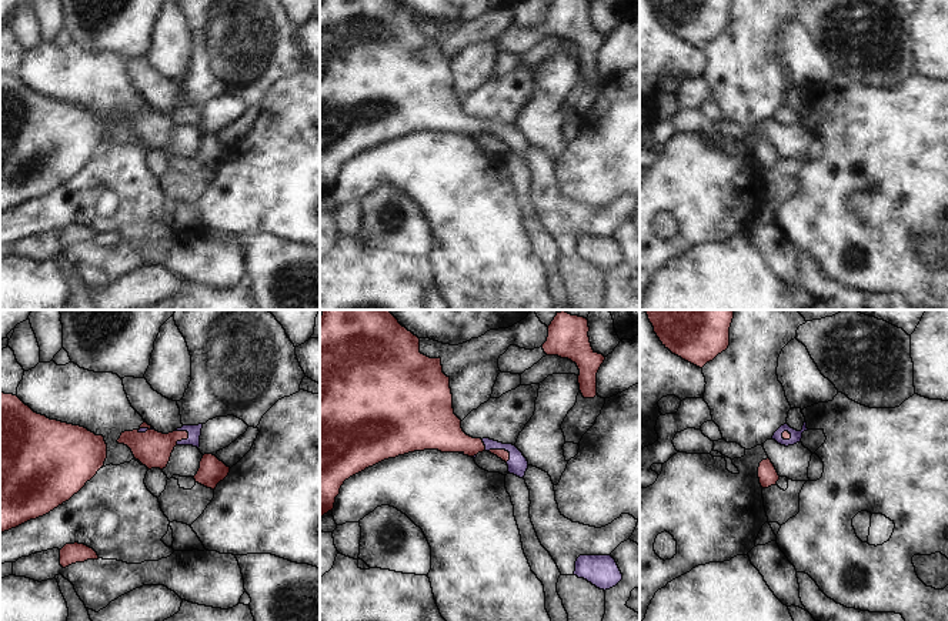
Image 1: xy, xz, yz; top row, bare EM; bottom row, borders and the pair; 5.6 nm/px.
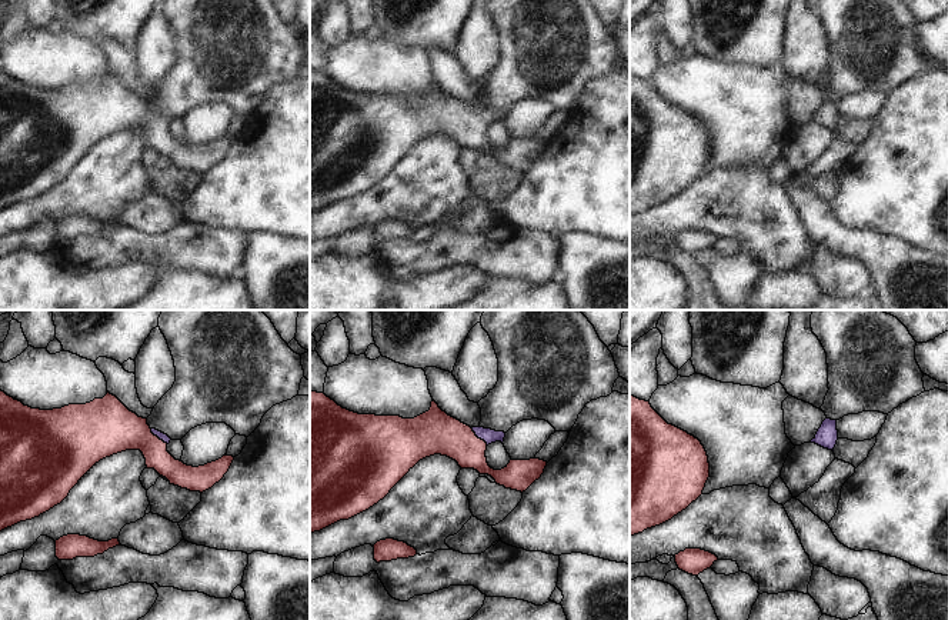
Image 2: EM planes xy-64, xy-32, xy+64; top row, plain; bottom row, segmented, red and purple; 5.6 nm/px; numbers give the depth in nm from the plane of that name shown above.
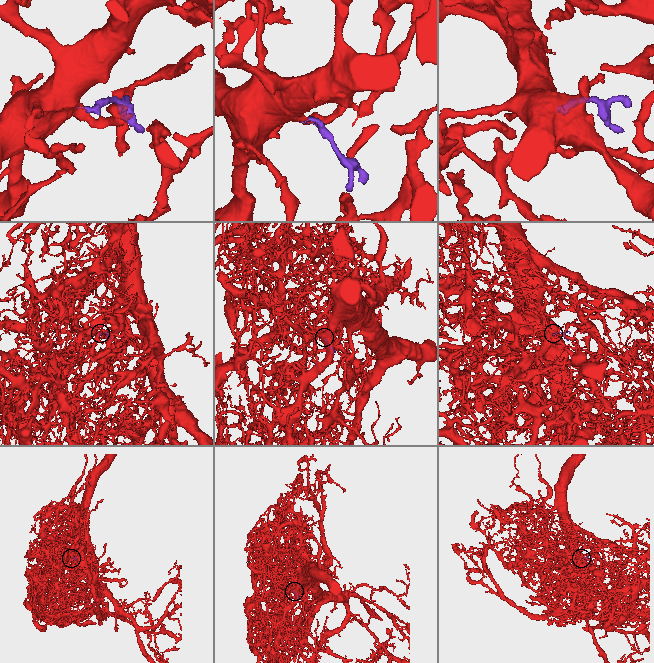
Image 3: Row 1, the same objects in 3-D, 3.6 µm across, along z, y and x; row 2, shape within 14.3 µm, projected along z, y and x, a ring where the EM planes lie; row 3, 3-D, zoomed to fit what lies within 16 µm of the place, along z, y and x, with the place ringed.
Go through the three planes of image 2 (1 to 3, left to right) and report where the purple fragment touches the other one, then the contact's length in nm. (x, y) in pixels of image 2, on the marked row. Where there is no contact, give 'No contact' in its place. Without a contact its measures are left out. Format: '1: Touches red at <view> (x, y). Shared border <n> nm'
1: Touches red at xy-64 (157, 437). Shared border 130 nm
2: Touches red at xy-32 (477, 437). Shared border 140 nm
3: No contact

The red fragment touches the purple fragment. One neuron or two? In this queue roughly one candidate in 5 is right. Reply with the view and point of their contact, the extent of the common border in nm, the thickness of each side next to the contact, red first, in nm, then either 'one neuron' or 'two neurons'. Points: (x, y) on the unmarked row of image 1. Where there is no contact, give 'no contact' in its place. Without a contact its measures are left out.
contact xy (184, 119); length 110 nm; calibres 200 and 80 nm; one neuron

